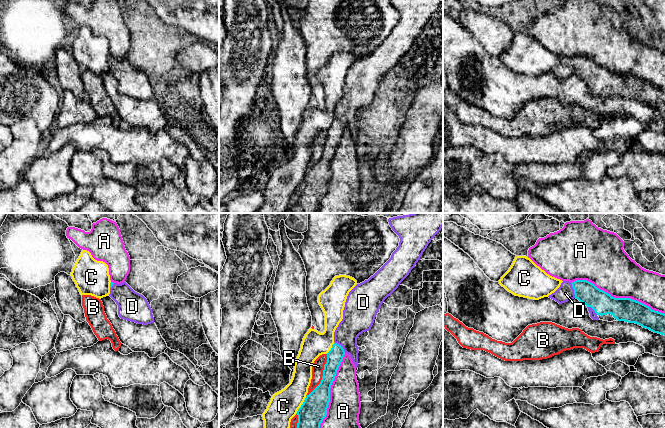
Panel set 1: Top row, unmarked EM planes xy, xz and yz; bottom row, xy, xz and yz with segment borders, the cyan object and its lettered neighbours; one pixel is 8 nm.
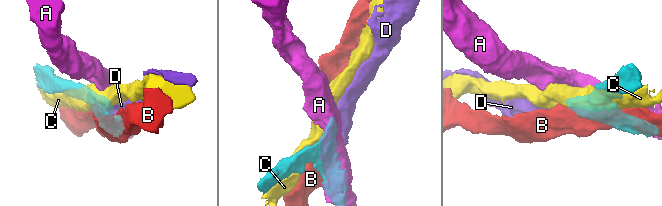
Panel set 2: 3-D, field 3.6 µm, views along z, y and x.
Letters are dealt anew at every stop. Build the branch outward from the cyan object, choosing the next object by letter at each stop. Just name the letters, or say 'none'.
D

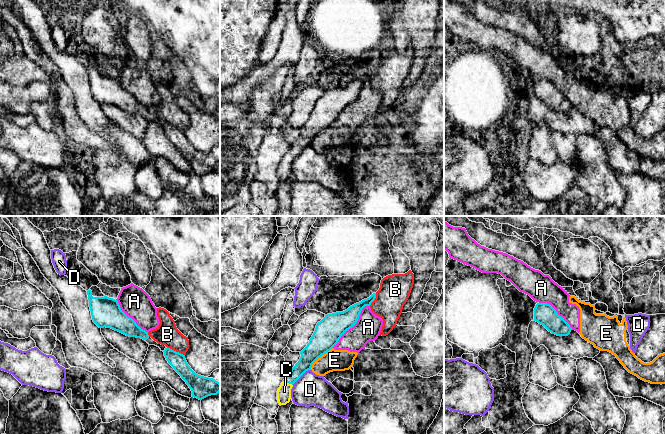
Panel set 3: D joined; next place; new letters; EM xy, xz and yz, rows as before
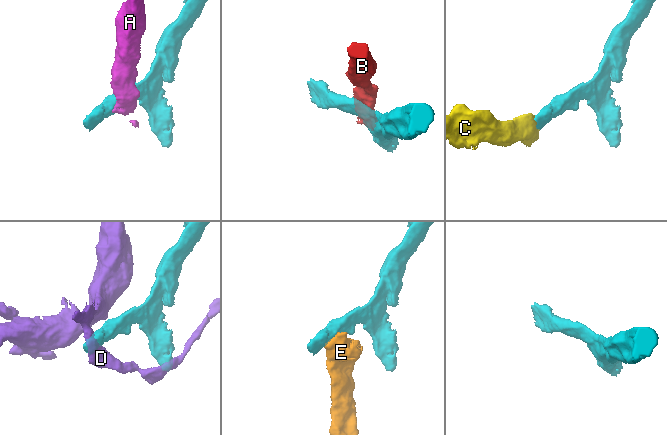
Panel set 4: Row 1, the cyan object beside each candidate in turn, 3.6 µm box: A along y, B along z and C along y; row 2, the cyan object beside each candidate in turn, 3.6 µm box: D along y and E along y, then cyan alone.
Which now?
C

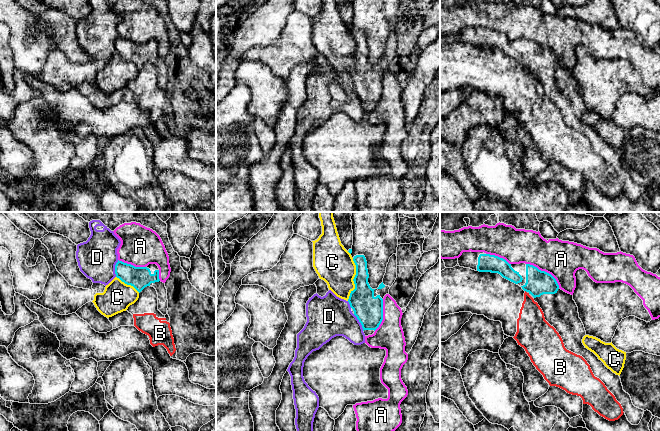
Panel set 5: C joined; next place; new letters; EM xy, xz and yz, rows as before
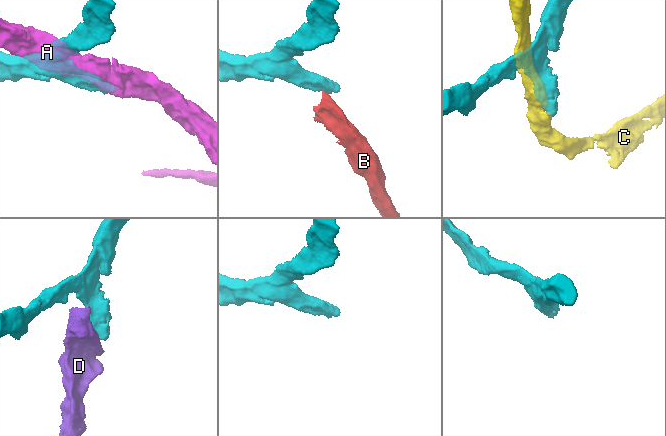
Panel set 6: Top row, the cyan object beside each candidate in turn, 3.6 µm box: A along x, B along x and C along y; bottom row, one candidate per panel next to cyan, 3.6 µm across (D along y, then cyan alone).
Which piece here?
none

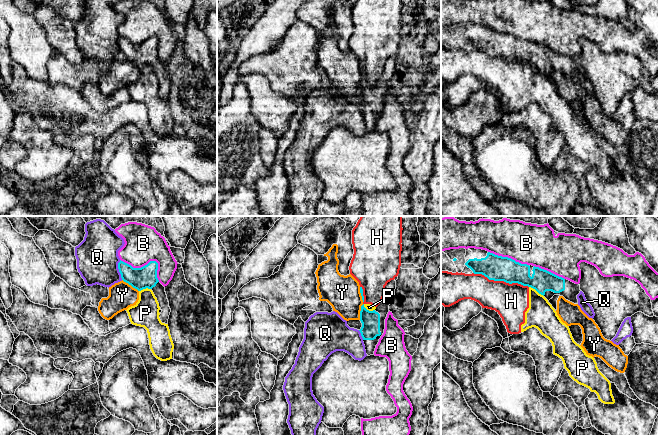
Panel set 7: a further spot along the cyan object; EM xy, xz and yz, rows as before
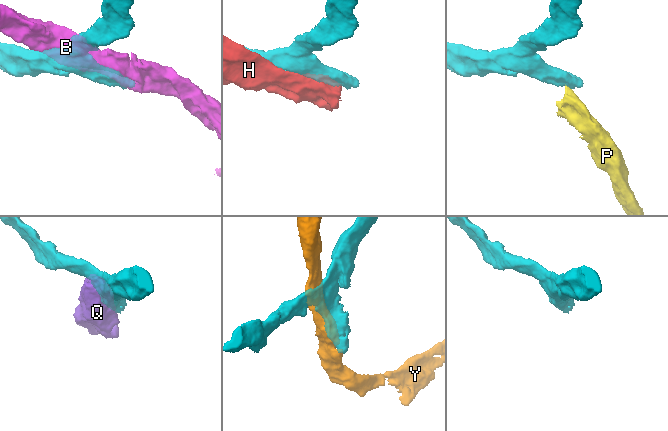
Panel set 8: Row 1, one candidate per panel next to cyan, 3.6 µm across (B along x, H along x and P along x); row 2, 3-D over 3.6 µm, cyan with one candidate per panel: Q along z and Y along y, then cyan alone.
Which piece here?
none

